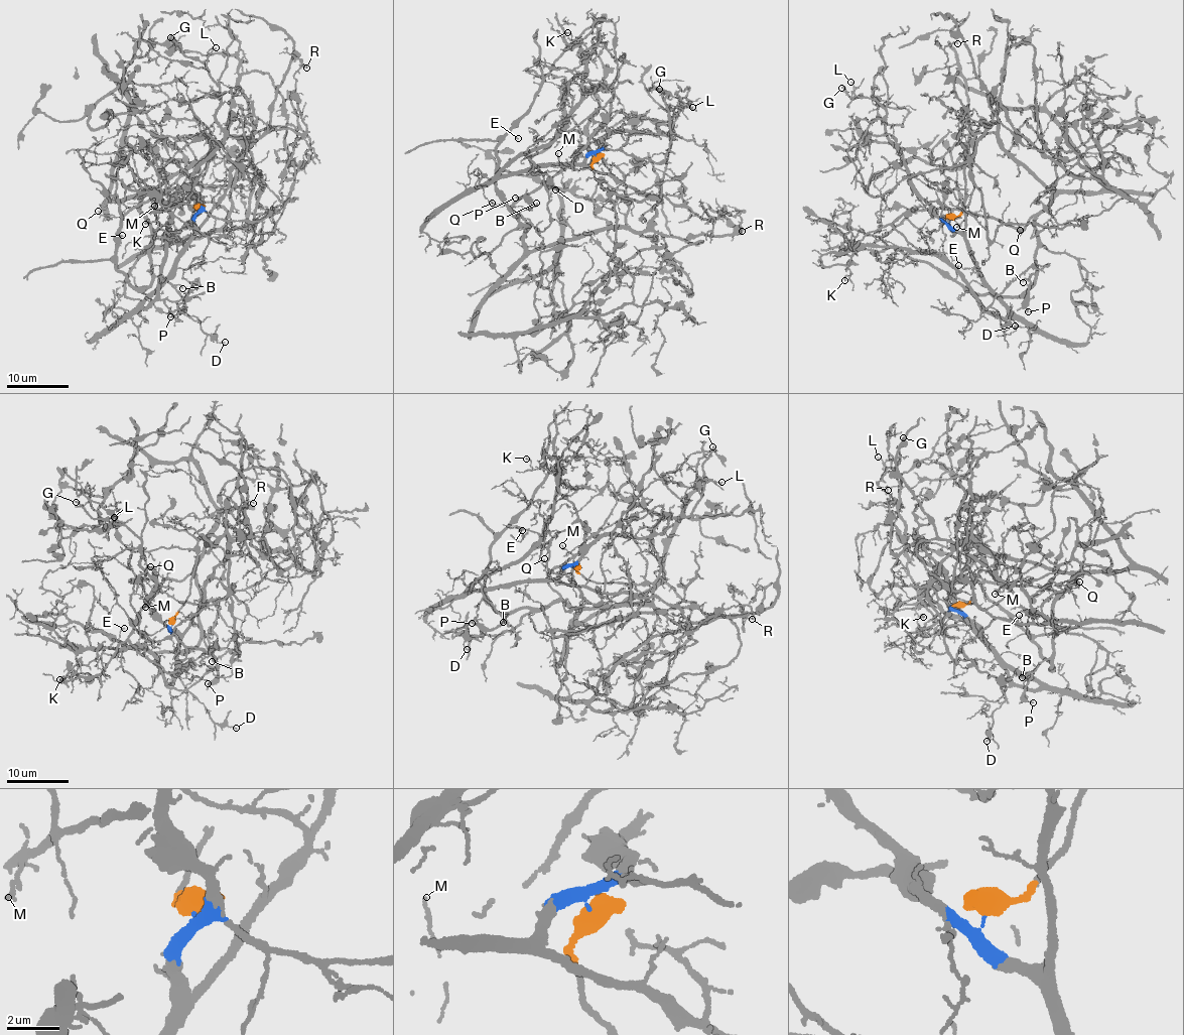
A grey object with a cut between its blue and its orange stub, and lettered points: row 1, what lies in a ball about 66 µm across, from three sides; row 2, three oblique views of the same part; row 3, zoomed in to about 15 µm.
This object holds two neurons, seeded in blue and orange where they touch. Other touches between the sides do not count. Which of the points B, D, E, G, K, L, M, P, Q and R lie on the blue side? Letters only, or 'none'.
D, G, K, L, R

